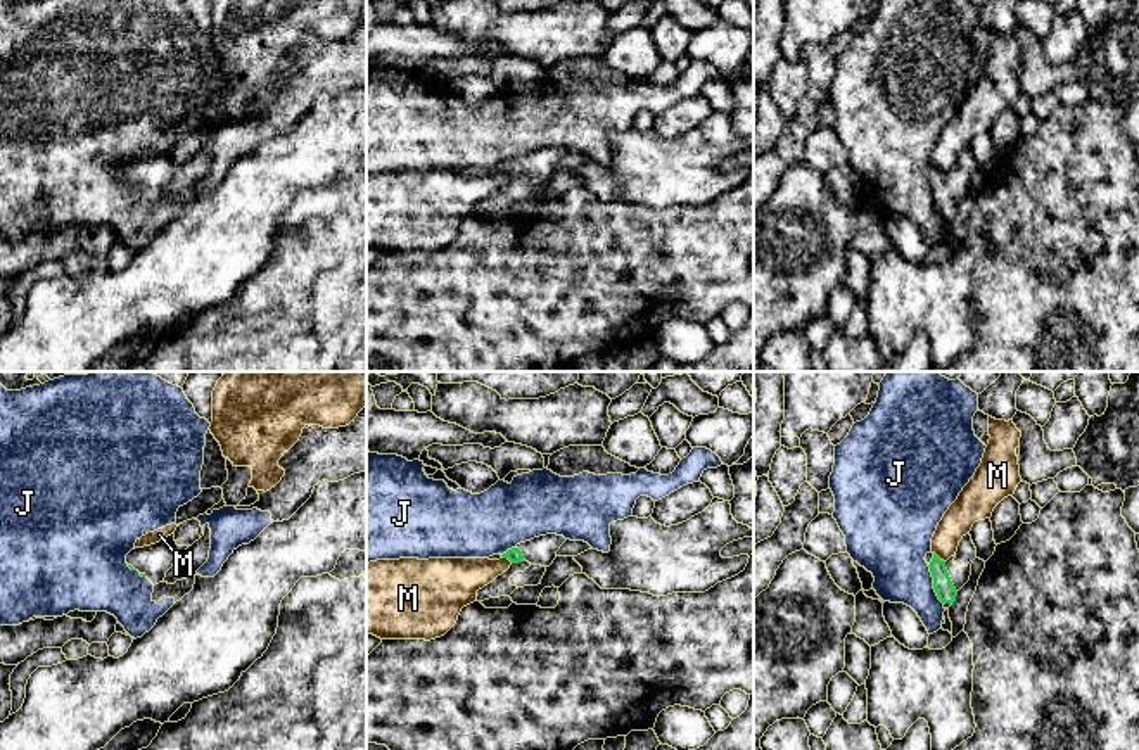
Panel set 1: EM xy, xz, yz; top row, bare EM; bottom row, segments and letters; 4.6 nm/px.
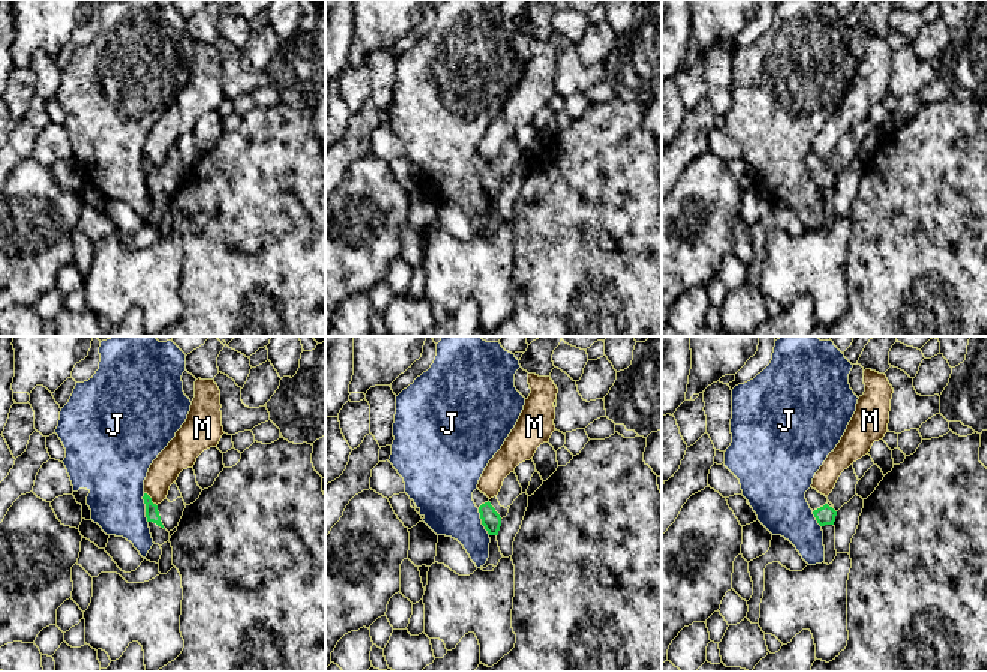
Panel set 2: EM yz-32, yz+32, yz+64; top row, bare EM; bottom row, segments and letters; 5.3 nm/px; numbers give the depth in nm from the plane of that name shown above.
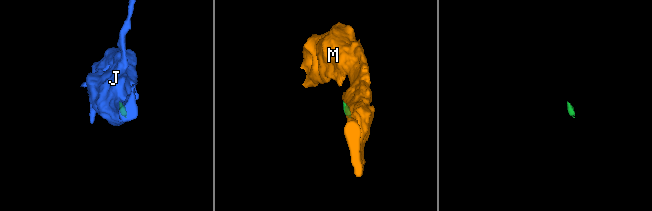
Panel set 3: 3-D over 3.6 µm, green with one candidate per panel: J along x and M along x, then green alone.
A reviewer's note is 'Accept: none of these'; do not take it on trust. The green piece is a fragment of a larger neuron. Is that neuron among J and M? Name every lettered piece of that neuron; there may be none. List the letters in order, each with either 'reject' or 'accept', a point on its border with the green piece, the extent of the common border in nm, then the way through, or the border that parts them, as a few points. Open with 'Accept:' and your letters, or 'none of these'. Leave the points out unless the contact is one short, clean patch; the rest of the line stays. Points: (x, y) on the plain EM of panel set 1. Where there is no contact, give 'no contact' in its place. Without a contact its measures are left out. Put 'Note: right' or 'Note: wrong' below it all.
Accept: none of these
J: reject | yz (934, 197) | 200 nm | along yz (927, 178), (932, 189), (932, 201), (944, 216)
M: reject | yz (937, 170) | 80 nm | along yz (934, 165), (944, 175)
Note: right

